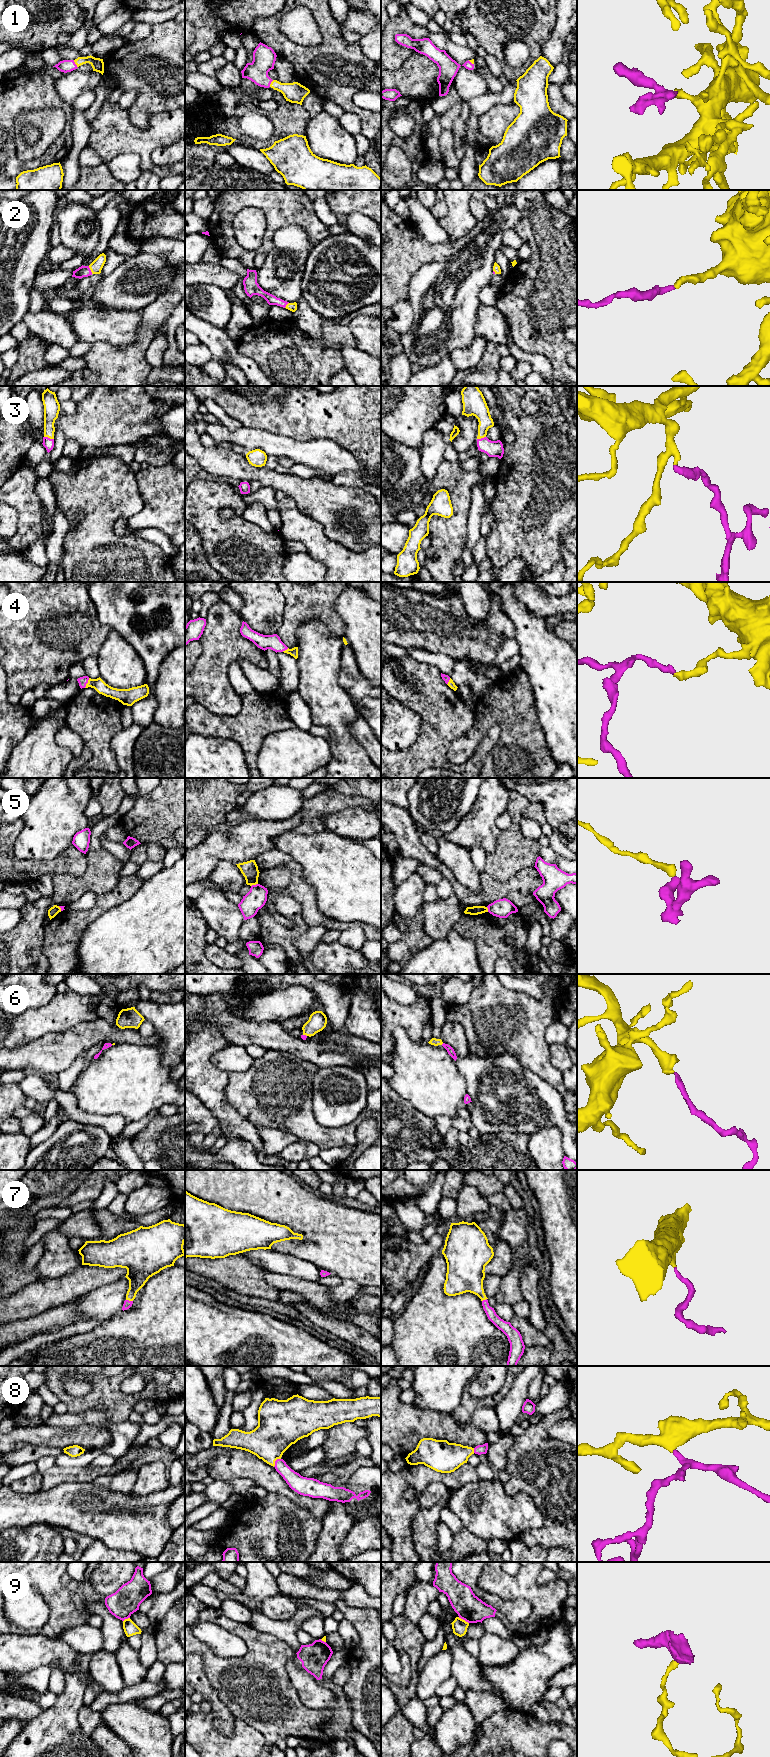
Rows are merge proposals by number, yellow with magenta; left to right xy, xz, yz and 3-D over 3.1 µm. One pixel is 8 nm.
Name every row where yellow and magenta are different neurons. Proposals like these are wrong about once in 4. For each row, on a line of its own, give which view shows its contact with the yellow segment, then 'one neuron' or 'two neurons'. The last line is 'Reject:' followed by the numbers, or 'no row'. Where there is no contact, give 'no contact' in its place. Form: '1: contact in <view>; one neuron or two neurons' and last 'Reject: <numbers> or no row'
1: contact in xy; one neuron
2: contact in xy; one neuron
3: contact in xy; one neuron
4: contact in xy; one neuron
5: contact in xz; two neurons
6: contact in xz; one neuron
7: contact in xy; one neuron
8: contact in xz; one neuron
9: contact in yz; two neurons
Reject: 5, 9

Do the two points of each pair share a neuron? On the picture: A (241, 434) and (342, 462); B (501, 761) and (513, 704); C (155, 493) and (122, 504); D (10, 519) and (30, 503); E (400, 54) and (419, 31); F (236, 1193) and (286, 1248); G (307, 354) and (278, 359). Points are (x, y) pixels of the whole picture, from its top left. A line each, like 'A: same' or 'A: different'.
A: same
B: same
C: different
D: different
E: same
F: same
G: same

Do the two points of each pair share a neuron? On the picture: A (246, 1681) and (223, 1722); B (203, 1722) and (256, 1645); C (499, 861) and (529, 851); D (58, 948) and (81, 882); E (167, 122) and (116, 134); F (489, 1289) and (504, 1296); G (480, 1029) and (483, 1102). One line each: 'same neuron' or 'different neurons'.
A: different neurons
B: different neurons
C: same neuron
D: different neurons
E: same neuron
F: different neurons
G: different neurons

